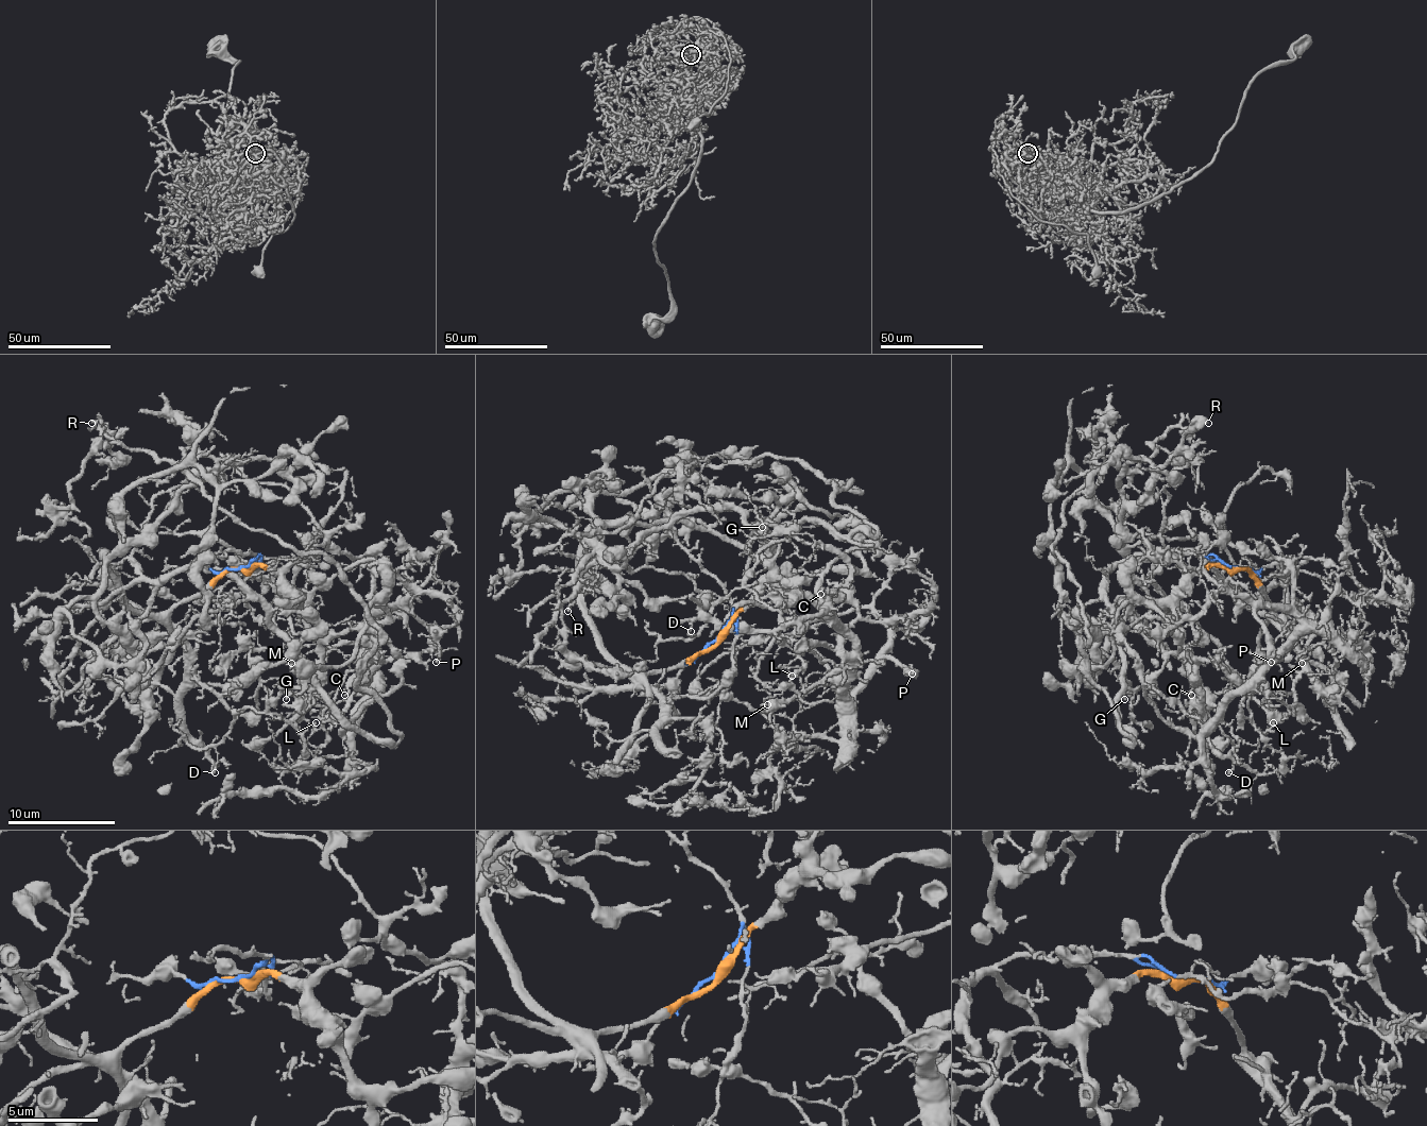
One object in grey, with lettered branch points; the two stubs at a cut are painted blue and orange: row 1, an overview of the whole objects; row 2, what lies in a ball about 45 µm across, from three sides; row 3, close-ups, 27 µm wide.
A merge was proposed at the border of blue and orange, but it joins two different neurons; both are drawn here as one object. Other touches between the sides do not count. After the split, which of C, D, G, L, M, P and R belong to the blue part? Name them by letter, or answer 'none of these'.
D, G, R

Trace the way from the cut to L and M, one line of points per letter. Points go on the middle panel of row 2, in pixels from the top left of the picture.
L: (716, 641), (770, 581), (863, 568), (851, 519), (876, 544), (819, 600), (851, 649), (811, 644), (793, 676)
M: (716, 641), (770, 581), (863, 568), (844, 519), (873, 539), (819, 600), (851, 644), (844, 735), (768, 705)

